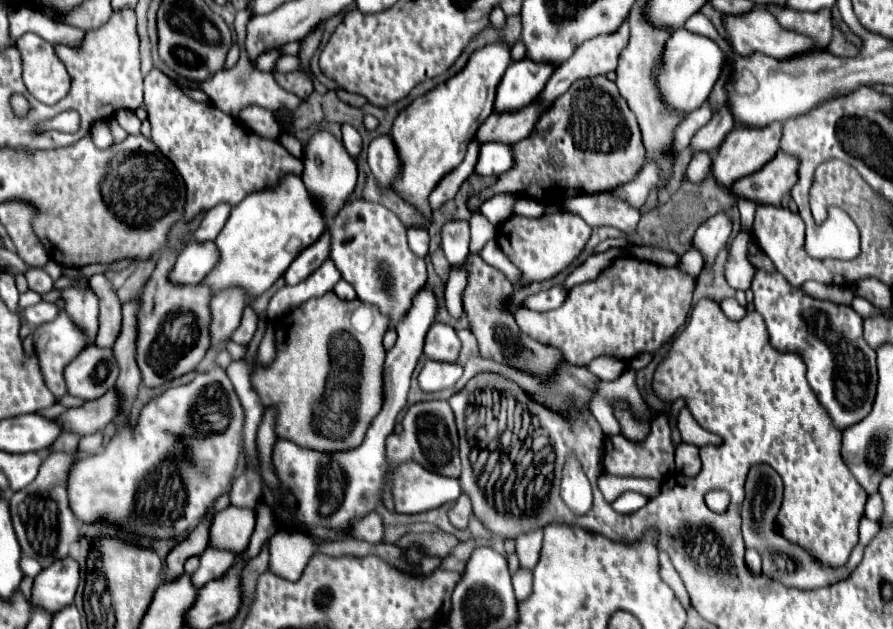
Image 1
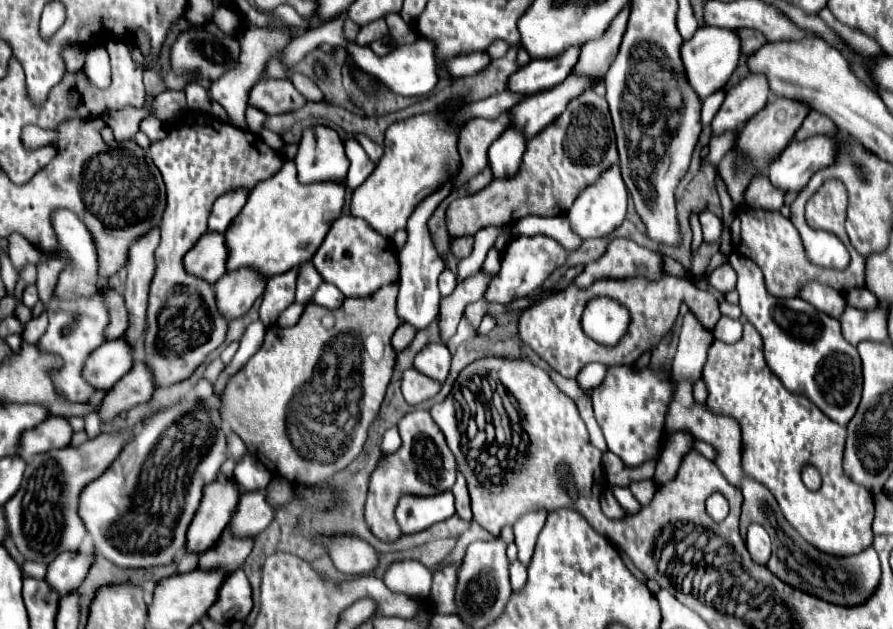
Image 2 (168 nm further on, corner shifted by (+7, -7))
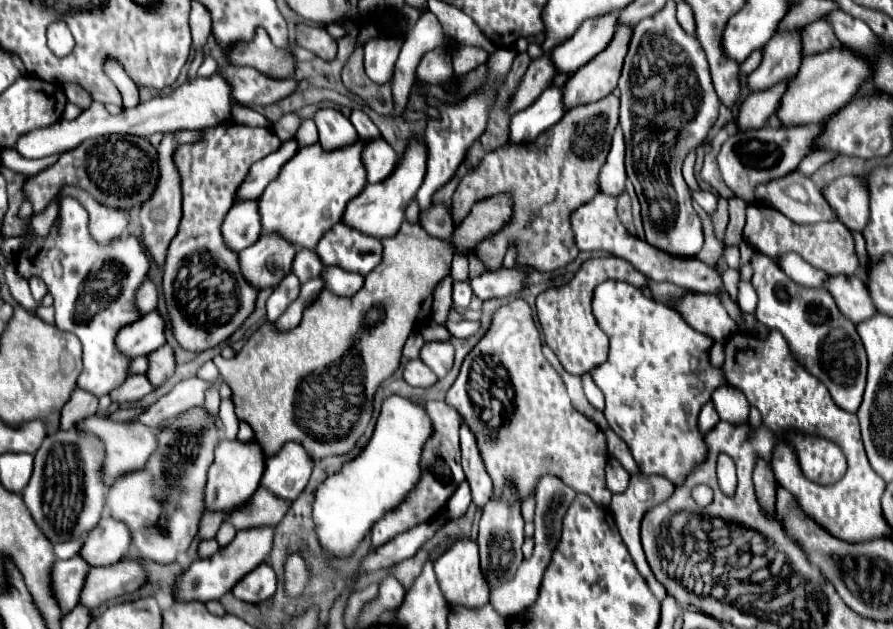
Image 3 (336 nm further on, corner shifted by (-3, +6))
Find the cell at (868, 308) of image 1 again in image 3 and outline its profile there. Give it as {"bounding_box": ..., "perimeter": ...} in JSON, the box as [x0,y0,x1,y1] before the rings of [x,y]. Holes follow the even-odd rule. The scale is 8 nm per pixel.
{"bounding_box":[777,254,829,288],"perimeter":[[[783,254],[783,258],[779,258],[777,266],[793,280],[799,282],[803,286],[817,286],[823,288],[825,280],[829,278],[823,270],[813,268],[811,264],[803,262],[803,258],[799,258],[799,254]]]}

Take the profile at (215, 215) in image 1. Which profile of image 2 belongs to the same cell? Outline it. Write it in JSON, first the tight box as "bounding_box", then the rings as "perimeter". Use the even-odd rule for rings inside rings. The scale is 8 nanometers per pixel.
{"bounding_box":[207,191,247,233],"perimeter":[[[229,191],[225,195],[221,195],[215,205],[213,211],[209,215],[207,221],[207,231],[217,231],[223,233],[227,229],[227,225],[235,219],[235,215],[241,211],[243,203],[247,201],[247,191]]]}

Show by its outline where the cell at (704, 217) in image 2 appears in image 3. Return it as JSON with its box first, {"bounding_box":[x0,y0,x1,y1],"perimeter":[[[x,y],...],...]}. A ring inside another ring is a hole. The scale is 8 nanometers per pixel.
{"bounding_box":[691,190,717,214],"perimeter":[[[691,190],[691,198],[707,212],[707,214],[713,214],[715,208],[717,208],[717,198],[711,194],[711,192],[703,192],[703,190]]]}

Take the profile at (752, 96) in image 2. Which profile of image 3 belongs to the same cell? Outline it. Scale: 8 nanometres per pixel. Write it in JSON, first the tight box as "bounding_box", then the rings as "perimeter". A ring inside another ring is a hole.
{"bounding_box":[749,30,803,90],"perimeter":[[[779,30],[763,48],[761,66],[749,74],[749,88],[765,90],[767,86],[795,76],[799,72],[803,58],[801,48],[801,30]]]}

